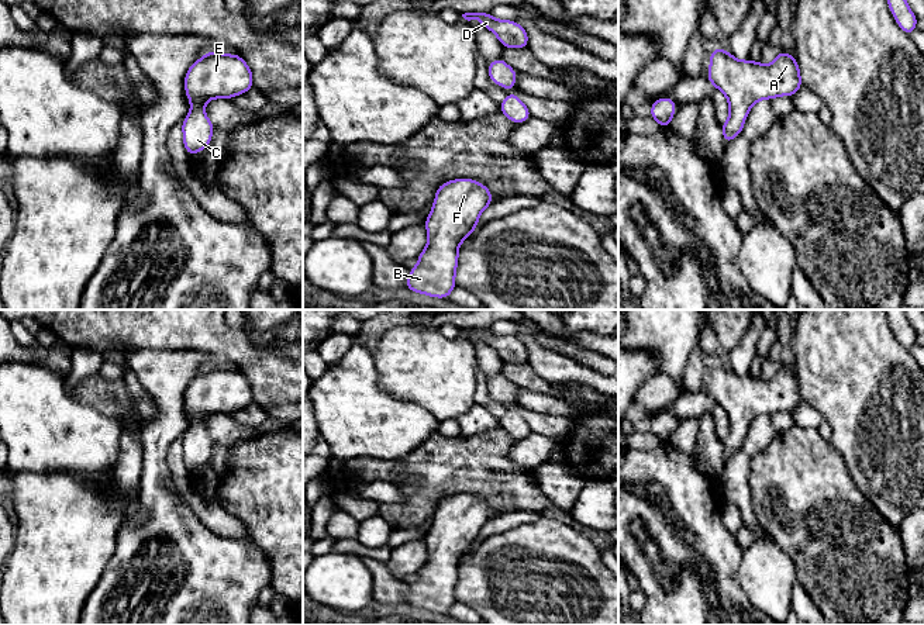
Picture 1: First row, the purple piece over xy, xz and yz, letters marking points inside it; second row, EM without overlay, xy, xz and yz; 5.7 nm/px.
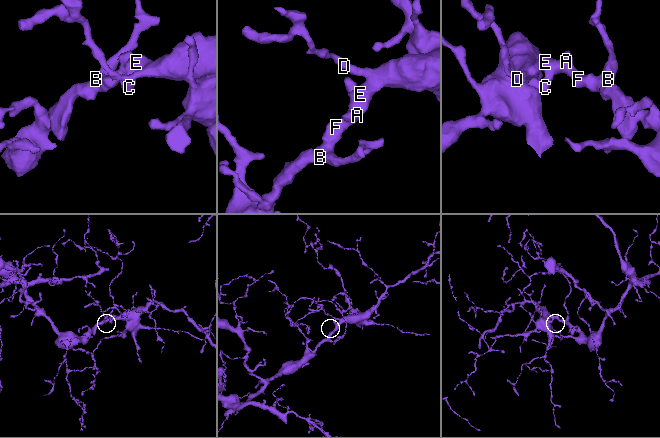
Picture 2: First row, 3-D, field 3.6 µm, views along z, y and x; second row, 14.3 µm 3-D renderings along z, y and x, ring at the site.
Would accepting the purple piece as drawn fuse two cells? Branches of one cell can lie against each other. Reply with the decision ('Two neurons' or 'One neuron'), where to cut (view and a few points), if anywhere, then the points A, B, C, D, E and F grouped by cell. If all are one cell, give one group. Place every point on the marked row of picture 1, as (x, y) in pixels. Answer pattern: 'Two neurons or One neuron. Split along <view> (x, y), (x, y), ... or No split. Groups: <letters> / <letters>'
One neuron. No split. Groups: A B C D E F

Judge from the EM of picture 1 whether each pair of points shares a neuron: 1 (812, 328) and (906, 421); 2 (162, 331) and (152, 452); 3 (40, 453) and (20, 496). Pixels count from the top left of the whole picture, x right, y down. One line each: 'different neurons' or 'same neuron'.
1: same neuron
2: different neurons
3: different neurons

